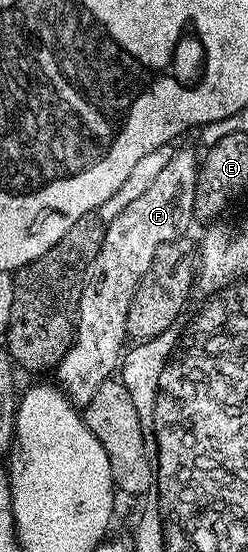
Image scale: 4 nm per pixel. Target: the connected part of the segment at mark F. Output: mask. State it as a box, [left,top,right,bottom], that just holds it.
[55,149,199,408]

